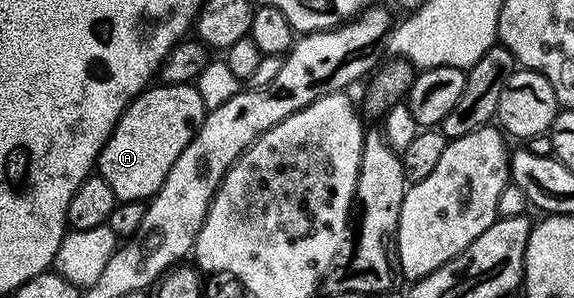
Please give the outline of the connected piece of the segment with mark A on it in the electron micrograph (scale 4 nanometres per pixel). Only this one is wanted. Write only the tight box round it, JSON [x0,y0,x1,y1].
[98,83,209,202]

